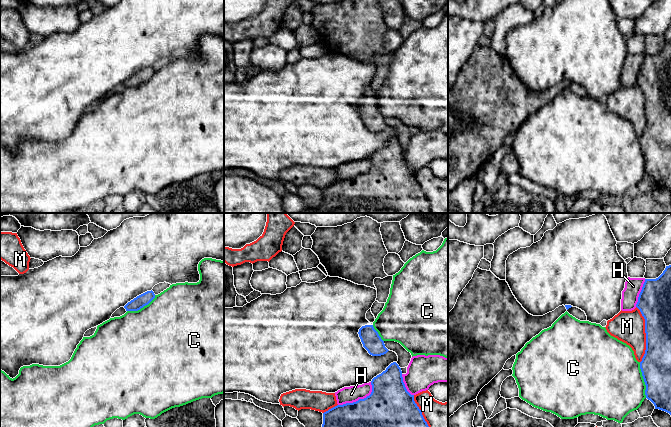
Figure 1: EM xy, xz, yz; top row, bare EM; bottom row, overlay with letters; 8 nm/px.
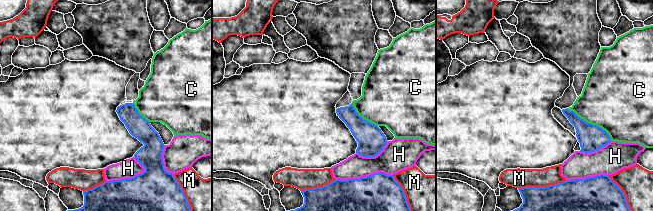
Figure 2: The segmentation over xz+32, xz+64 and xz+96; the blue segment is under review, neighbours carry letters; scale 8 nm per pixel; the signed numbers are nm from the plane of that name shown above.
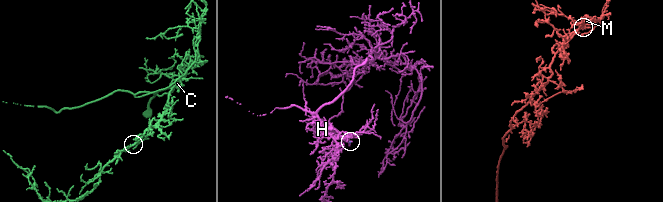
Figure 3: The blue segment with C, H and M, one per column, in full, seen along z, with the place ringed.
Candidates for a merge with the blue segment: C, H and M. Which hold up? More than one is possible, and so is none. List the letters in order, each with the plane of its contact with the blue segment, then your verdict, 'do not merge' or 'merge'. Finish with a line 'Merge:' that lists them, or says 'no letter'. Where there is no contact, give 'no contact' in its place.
C: yz | do not merge
H: xz | do not merge
M: yz | do not merge
Merge: no letter

